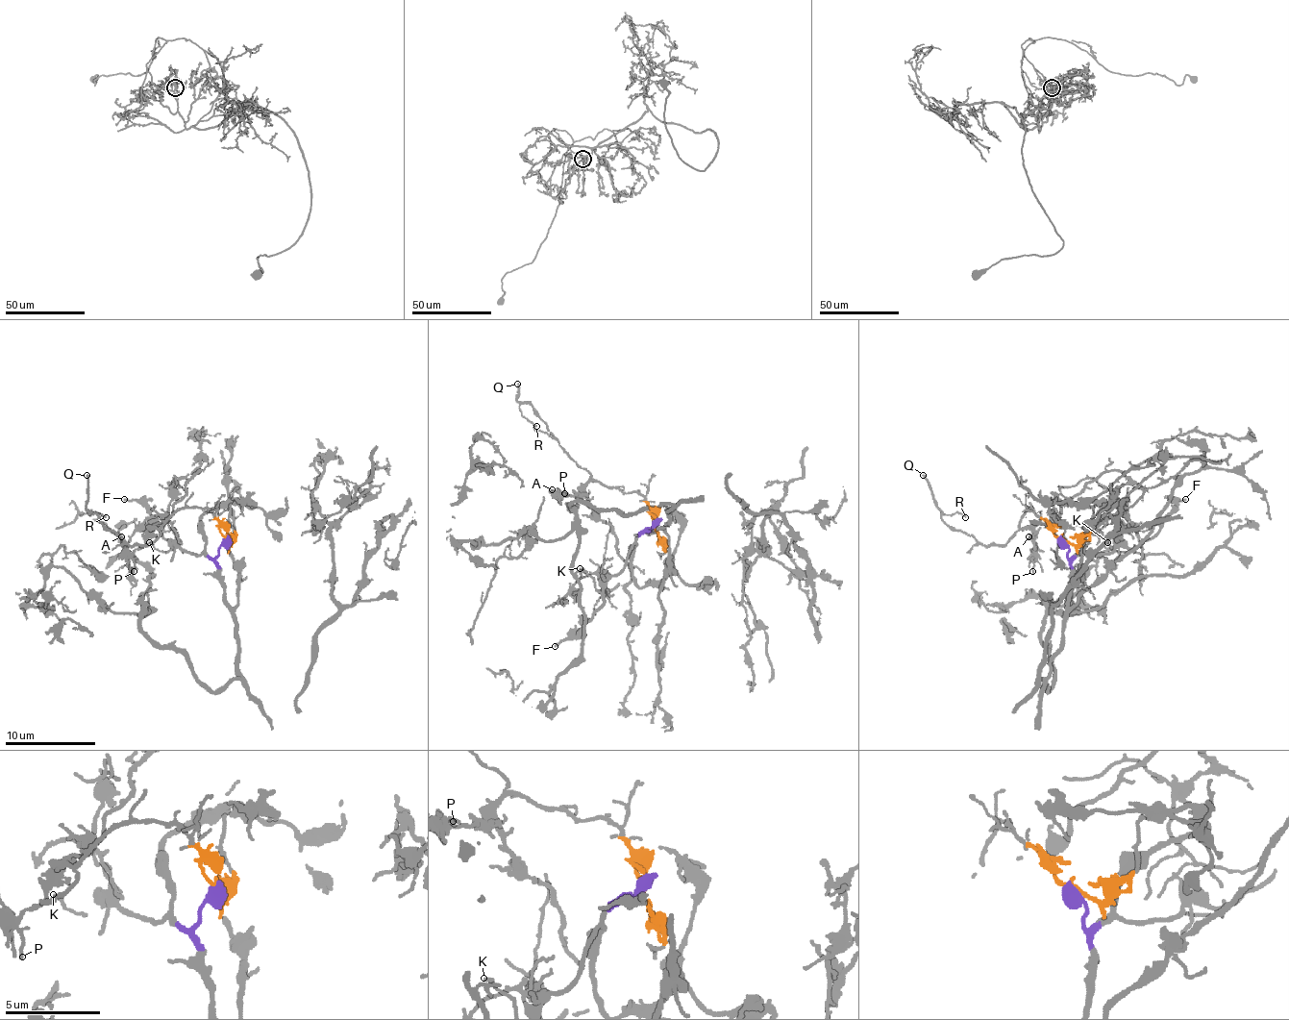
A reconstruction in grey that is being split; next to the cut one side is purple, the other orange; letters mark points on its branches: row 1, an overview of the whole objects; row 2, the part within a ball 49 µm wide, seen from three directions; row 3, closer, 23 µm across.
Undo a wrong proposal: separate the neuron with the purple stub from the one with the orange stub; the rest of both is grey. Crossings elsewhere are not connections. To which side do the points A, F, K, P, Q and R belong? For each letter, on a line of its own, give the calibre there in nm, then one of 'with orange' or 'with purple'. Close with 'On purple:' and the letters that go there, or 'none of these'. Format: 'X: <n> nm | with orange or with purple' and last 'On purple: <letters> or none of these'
A: 160 nm | with orange
F: 180 nm | with purple
K: 170 nm | with purple
P: 160 nm | with orange
Q: 190 nm | with orange
R: 130 nm | with orange
On purple: F, K

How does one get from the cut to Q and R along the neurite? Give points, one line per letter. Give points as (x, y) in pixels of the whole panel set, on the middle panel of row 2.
Q: (655, 524), (648, 502), (636, 492), (593, 481), (539, 413), (528, 402), (516, 399), (516, 384)
R: (655, 524), (648, 502), (636, 492), (593, 481), (539, 413), (528, 402), (521, 404), (518, 410), (536, 427)

